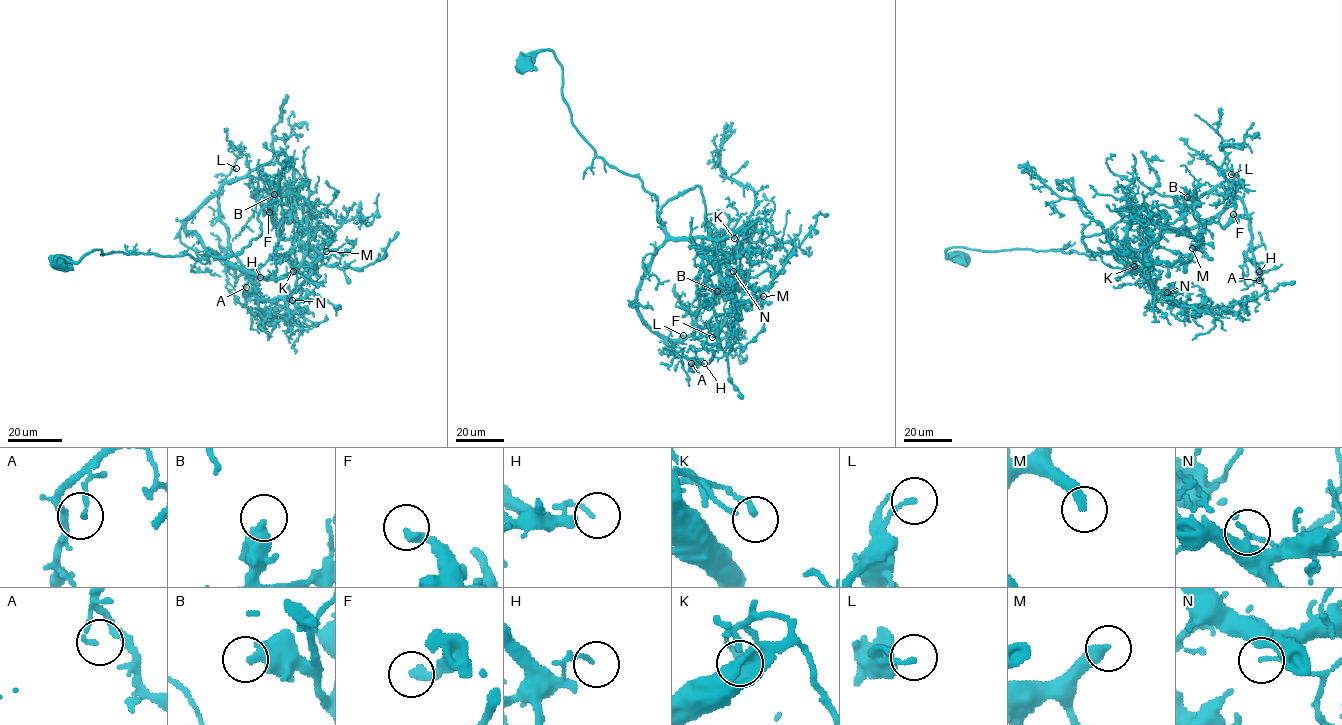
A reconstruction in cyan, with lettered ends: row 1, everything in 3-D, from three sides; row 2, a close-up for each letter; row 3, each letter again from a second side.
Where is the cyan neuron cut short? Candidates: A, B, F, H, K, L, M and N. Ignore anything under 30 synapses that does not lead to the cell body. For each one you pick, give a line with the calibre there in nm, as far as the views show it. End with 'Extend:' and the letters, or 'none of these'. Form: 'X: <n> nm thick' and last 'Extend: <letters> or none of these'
H: 100 nm thick
M: 360 nm thick
Extend: H, M

